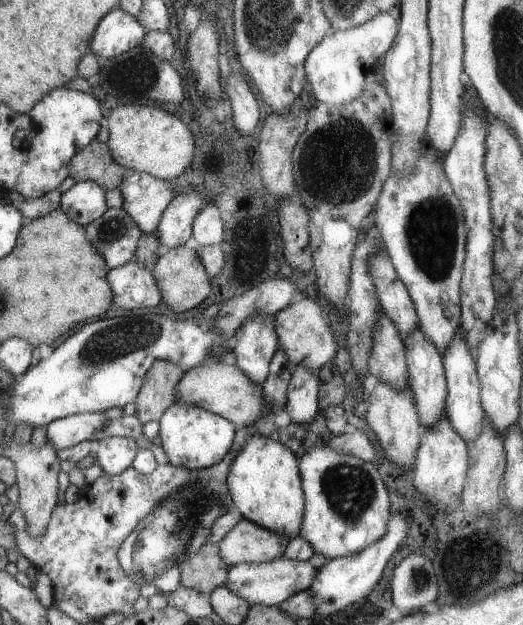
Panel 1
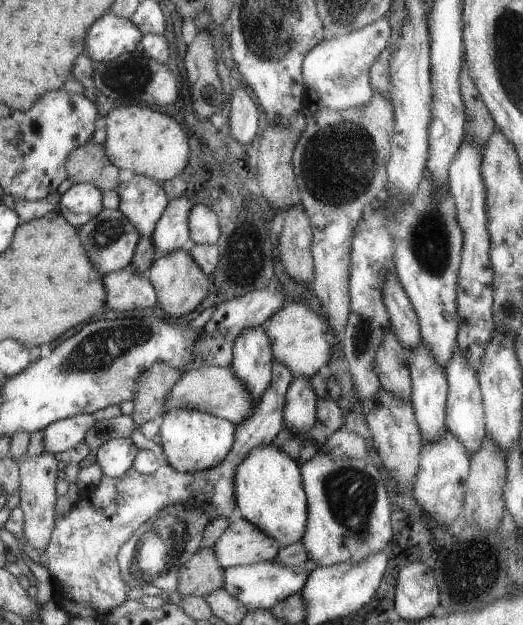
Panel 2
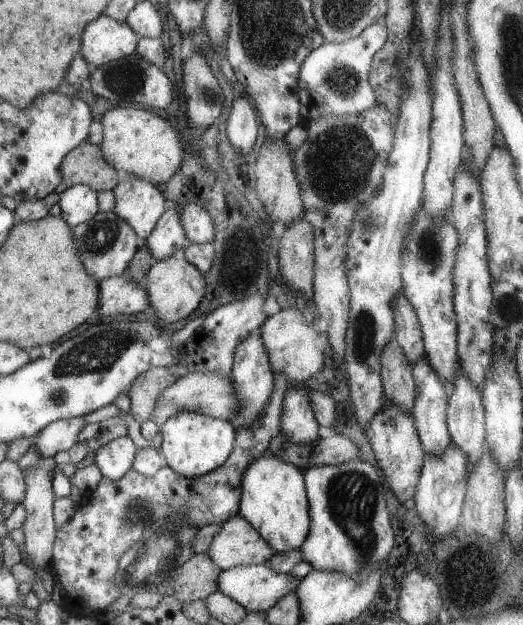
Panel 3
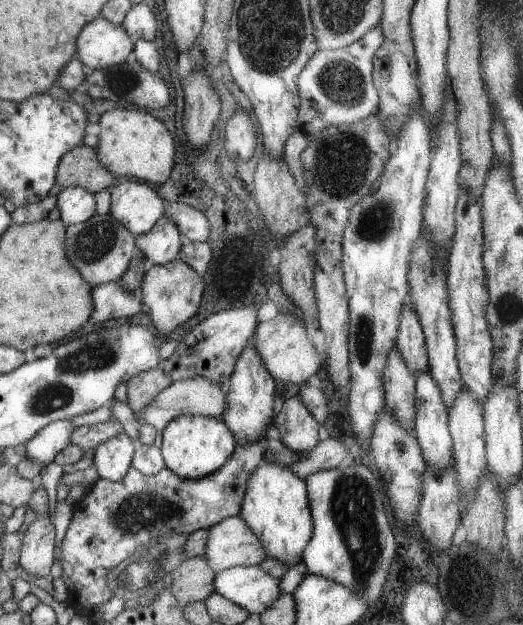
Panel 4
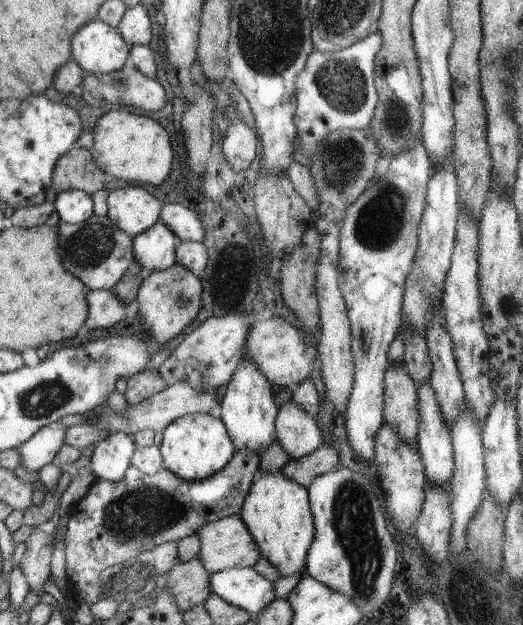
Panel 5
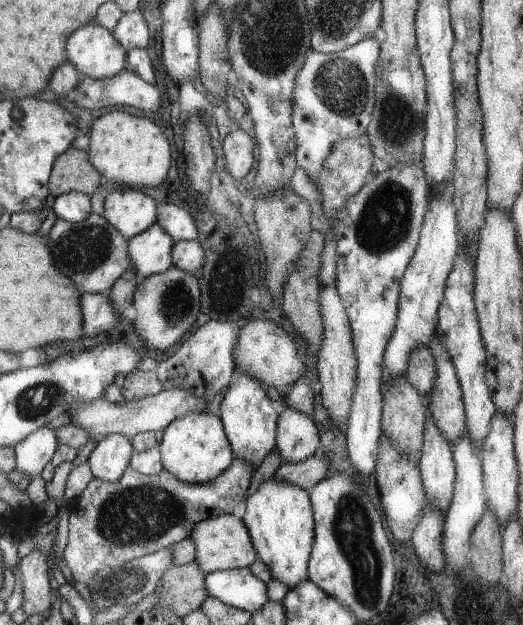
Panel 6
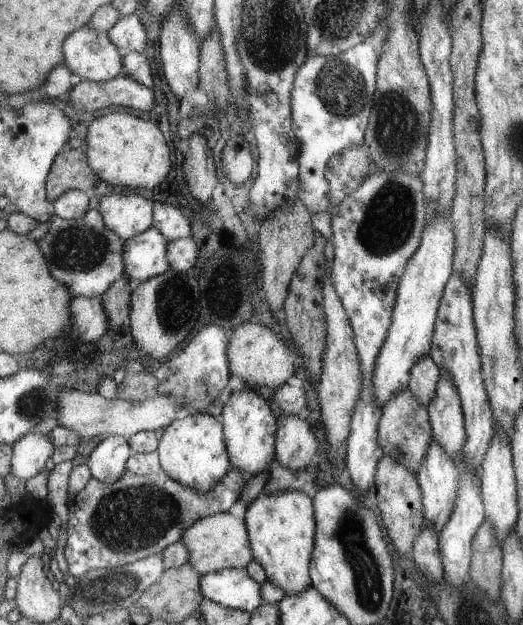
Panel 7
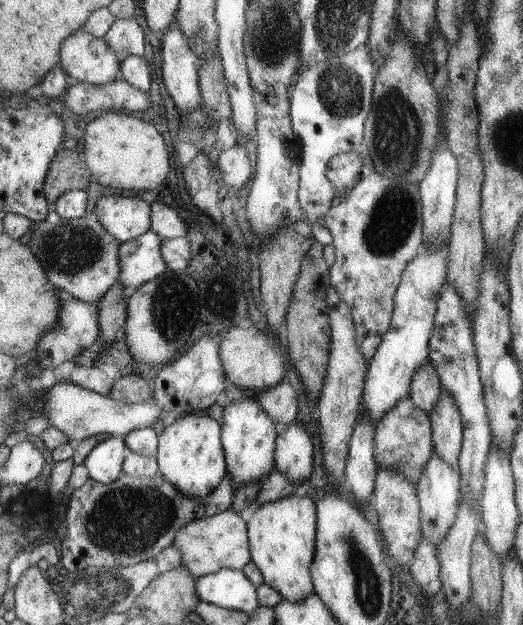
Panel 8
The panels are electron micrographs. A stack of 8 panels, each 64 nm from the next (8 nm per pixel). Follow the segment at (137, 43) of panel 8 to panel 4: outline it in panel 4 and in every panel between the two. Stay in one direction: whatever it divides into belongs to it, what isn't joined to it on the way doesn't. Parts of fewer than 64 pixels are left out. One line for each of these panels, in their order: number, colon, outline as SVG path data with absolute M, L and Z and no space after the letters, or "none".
4: M143 2L143 4L135 4L129 8L129 12L125 14L121 26L123 30L127 30L127 34L131 34L131 38L137 40L147 40L153 42L155 38L155 28L157 28L157 20L155 14L151 12L151 8Z
5: M137 4L135 8L127 10L117 24L117 30L129 46L147 46L151 40L151 22L145 8Z
6: M139 10L123 14L111 32L117 38L117 42L125 48L125 52L135 48L147 48L149 32Z
7: M135 14L119 18L115 22L115 26L107 30L107 36L119 48L121 56L127 56L131 52L141 54L145 50L145 44L147 44L145 26L139 22L139 18Z

